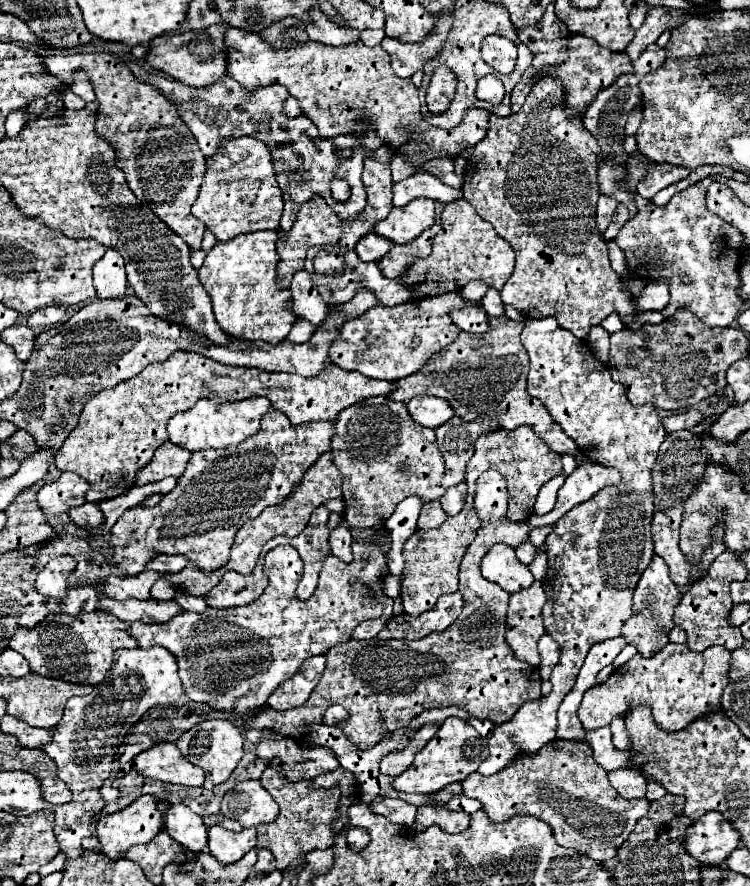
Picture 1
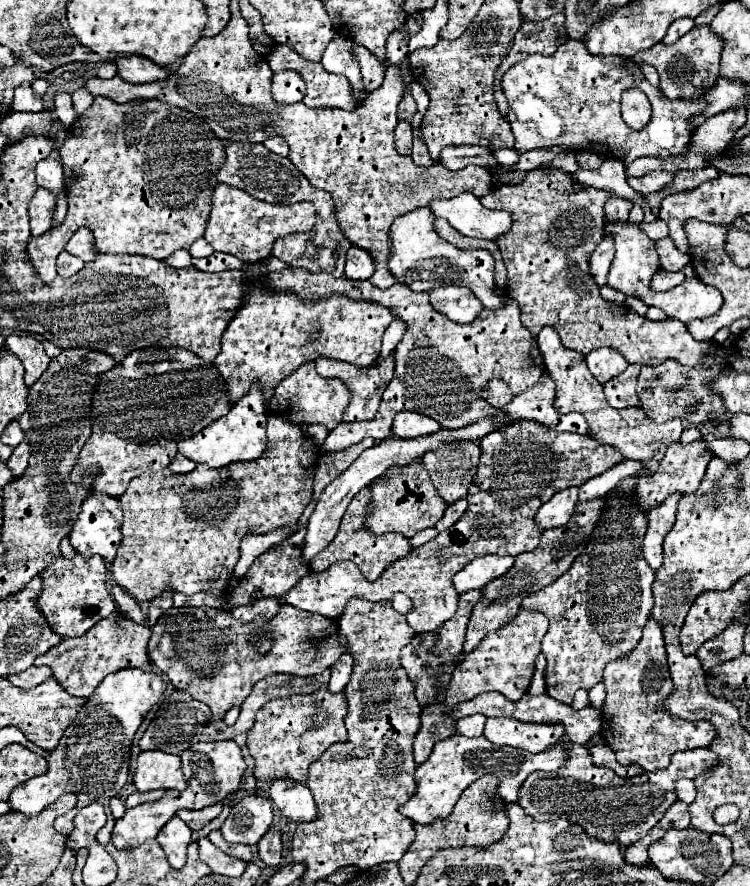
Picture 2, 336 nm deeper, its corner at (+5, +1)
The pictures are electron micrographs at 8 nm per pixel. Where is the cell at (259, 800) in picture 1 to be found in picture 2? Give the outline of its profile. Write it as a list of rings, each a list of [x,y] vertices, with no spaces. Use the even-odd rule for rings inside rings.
[[[247,795],[231,807],[231,813],[221,827],[221,833],[229,843],[255,845],[269,831],[271,823],[271,801],[267,797]]]

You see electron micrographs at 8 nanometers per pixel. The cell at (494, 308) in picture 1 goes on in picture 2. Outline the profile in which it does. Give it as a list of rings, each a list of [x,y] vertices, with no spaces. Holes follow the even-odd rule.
[[[443,285],[429,293],[431,305],[455,323],[471,323],[483,311],[483,303],[467,287]]]

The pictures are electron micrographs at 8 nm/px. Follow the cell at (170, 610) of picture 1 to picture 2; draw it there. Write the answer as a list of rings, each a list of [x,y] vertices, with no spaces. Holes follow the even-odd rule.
[[[75,555],[69,561],[59,557],[41,577],[43,591],[39,595],[39,609],[51,623],[51,629],[63,637],[79,637],[115,611],[115,601],[105,589],[105,561],[101,557],[85,559],[83,555]]]

